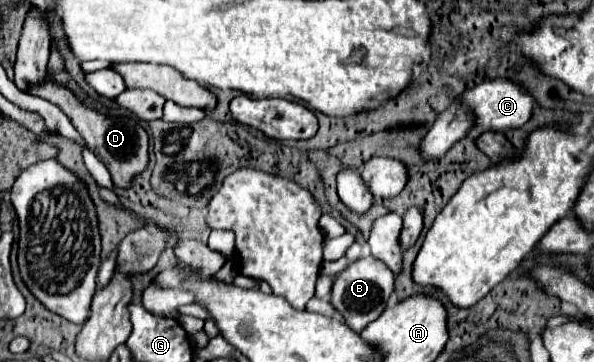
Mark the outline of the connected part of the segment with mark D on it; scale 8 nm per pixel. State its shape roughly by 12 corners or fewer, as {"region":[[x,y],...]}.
{"region":[[52,84],[28,92],[60,106],[86,146],[128,186],[148,164],[148,134]]}

